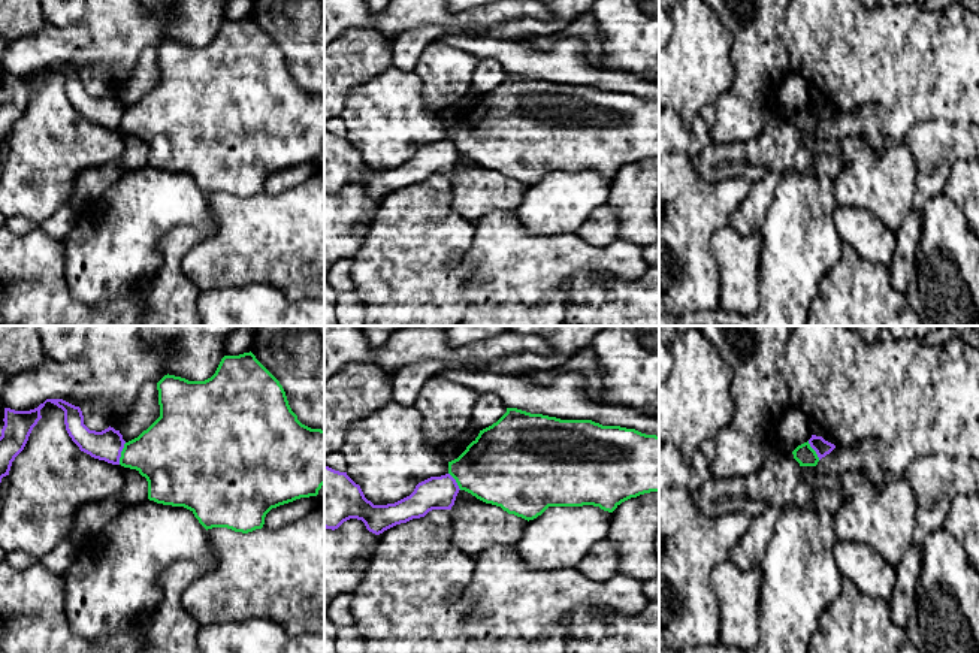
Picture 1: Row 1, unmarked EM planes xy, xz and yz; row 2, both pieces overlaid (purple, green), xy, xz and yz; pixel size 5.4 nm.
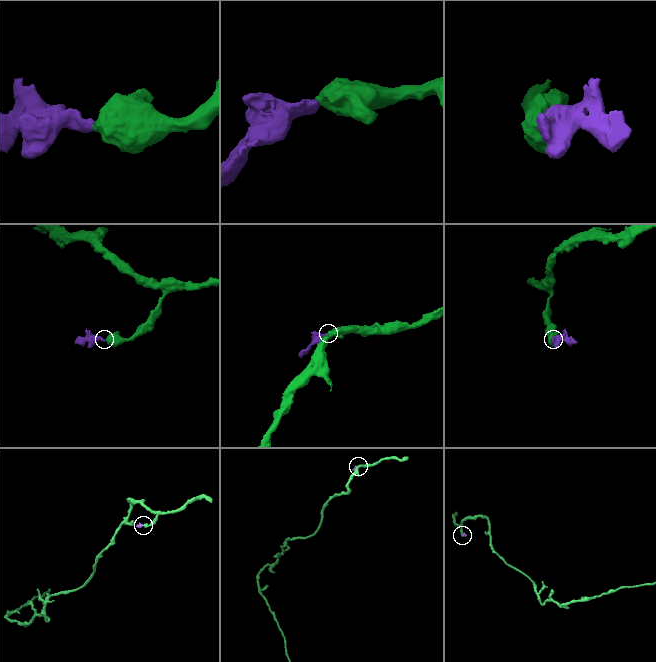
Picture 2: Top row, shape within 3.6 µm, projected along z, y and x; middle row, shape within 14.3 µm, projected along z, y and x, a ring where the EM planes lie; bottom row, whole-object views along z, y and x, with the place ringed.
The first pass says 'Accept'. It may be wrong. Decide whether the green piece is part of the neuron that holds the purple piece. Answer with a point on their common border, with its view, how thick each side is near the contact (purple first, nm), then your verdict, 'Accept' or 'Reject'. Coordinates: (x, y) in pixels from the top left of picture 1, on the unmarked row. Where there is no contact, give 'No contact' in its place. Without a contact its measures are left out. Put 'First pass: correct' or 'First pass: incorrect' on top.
First pass: incorrect
Touches purple at xy (120, 118). Thickness 160 nm (purple) against 340 nm. Reject

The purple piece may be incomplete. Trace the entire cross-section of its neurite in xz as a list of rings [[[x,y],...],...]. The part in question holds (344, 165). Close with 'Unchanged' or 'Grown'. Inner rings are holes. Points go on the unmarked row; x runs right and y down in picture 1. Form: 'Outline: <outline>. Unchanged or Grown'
Outline: [[[324,130],[324,193],[335,196],[344,187],[357,184],[365,188],[369,197],[380,200],[396,190],[424,182],[432,175],[451,175],[459,155],[456,145],[445,139],[419,148],[410,161],[395,169],[374,170],[347,137],[339,137]]]. Unchanged

